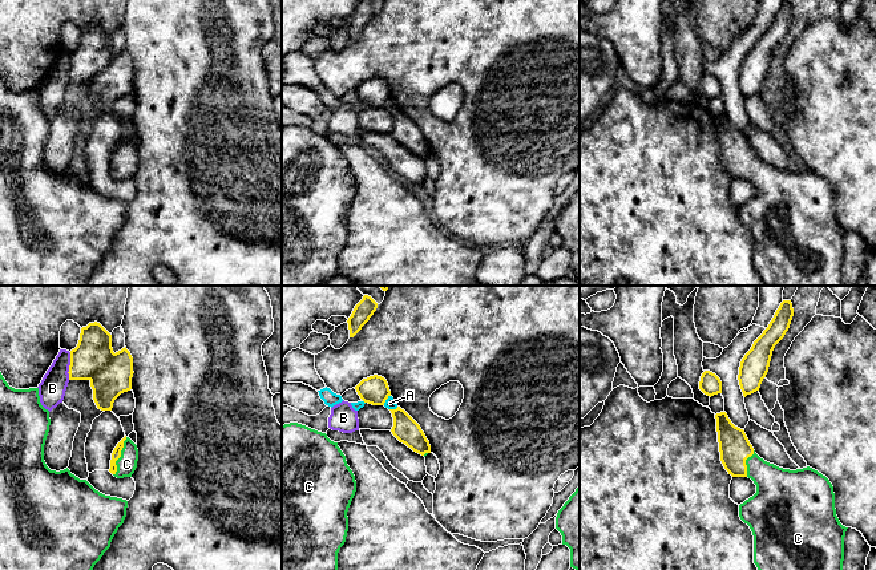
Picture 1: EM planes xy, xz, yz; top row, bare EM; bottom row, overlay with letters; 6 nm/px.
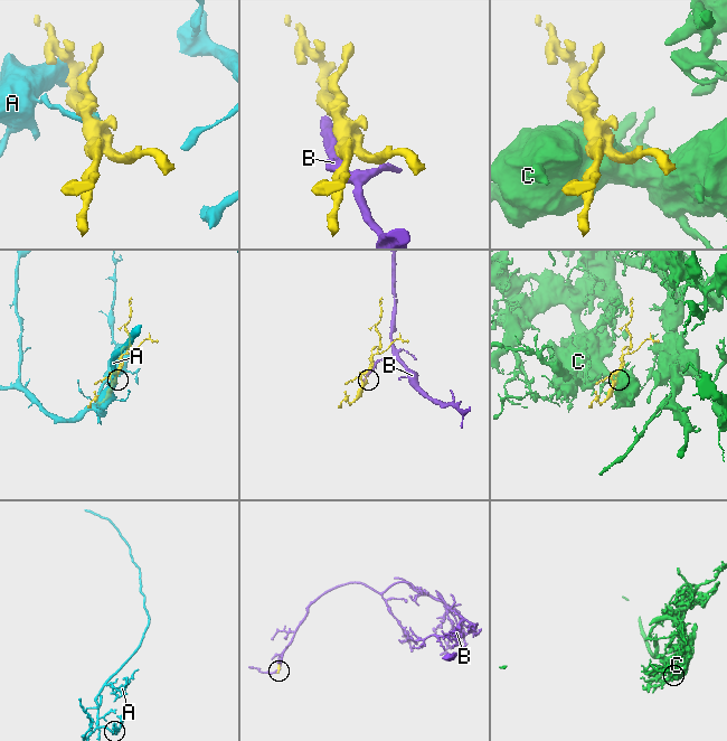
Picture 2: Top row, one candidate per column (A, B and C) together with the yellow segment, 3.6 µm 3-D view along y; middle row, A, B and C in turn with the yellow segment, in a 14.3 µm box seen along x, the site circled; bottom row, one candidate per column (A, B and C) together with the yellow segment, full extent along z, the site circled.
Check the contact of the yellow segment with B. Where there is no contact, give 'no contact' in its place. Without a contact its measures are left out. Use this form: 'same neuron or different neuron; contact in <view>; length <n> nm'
different neuron; contact in xy; length 170 nm

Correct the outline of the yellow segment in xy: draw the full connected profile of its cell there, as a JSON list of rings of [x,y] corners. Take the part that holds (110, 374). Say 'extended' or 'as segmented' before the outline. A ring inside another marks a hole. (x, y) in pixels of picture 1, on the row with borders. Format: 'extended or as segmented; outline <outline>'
as segmented; outline [[[94,322],[81,328],[68,373],[69,380],[89,380],[97,408],[112,411],[114,400],[132,389],[133,357],[126,347],[114,353],[112,335]]]

